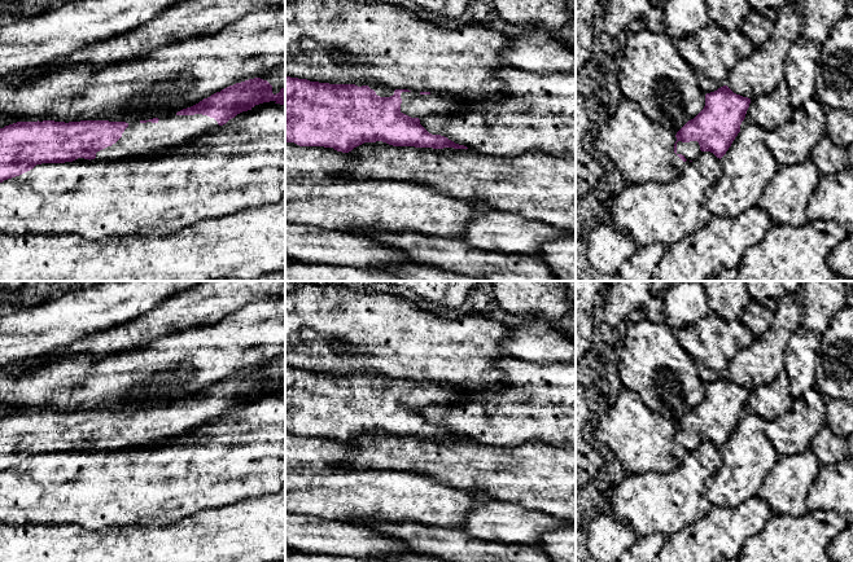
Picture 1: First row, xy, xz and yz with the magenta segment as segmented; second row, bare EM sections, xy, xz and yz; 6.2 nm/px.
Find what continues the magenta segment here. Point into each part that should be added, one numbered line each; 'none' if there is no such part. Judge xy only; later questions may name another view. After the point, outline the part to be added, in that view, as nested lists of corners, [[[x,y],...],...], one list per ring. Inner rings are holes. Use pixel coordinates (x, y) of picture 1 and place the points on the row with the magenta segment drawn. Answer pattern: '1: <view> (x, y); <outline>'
1: xy (148, 139); [[[202,114],[171,115],[157,123],[134,123],[122,137],[96,153],[97,161],[124,161],[136,157],[153,157],[163,150],[180,146],[189,140],[214,132],[219,127],[214,118]]]

